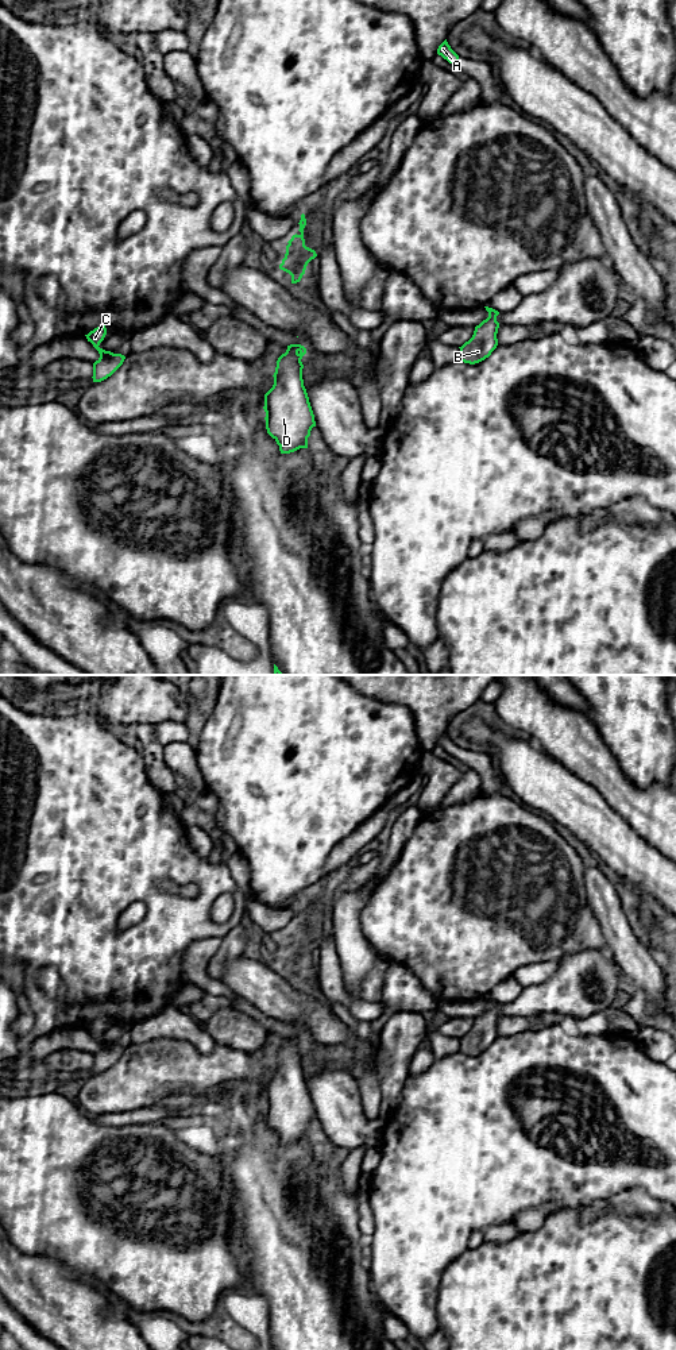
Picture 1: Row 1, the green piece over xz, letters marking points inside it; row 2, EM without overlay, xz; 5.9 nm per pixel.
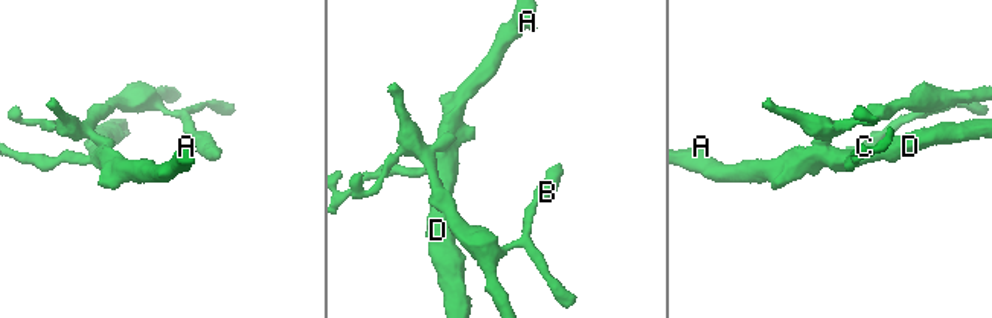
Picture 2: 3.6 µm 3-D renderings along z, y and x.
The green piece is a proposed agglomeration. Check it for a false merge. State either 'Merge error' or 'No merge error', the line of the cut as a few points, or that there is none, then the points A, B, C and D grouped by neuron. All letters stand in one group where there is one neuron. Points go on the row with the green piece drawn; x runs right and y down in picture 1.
Merge error. Split along xz (304, 245), (285, 255). Groups: A C D / B

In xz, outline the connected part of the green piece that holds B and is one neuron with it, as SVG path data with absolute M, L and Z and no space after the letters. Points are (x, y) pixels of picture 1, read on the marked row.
M488 306L484 308L488 312L488 317L476 325L472 338L459 347L459 360L464 363L475 364L484 360L498 346L497 333L499 323L497 316L499 312Z

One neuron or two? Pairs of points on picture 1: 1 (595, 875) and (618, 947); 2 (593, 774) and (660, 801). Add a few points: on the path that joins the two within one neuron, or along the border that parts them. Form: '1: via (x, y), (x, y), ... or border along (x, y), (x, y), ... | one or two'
1: via (601, 893), (610, 906), (617, 929) | one
2: via (609, 780), (629, 801), (644, 801) | one

